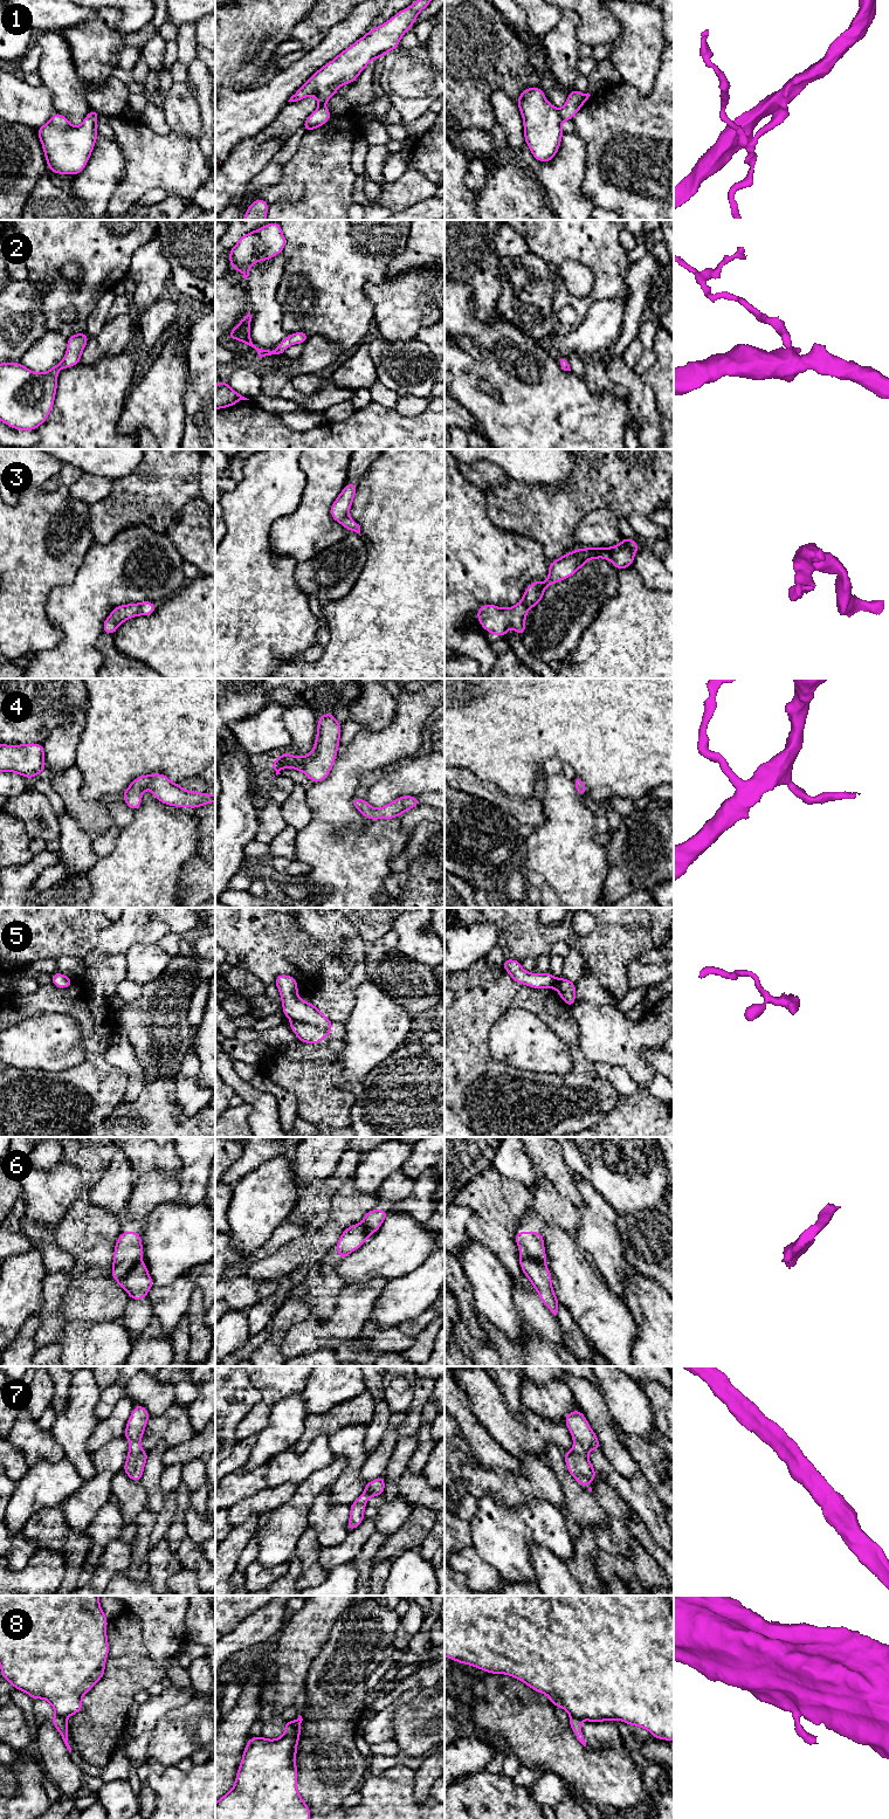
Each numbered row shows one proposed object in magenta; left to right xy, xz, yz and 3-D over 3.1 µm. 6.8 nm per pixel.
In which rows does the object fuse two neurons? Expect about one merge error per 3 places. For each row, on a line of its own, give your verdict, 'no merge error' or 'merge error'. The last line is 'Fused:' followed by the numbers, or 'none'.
1: merge error
2: no merge error
3: no merge error
4: no merge error
5: no merge error
6: merge error
7: no merge error
8: merge error
Fused: 1, 6, 8

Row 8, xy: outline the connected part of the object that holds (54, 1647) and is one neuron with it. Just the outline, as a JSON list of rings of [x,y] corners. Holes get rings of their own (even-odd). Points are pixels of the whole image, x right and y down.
[[[0,1596],[1,1676],[34,1701],[47,1700],[56,1715],[64,1718],[75,1715],[83,1708],[83,1695],[104,1675],[109,1655],[106,1626],[99,1596]]]

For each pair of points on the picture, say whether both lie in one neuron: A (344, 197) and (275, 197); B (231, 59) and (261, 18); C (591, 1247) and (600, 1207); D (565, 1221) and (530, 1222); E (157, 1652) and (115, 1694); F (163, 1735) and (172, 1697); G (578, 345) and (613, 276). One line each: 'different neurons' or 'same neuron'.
A: same neuron
B: same neuron
C: same neuron
D: same neuron
E: different neurons
F: different neurons
G: different neurons

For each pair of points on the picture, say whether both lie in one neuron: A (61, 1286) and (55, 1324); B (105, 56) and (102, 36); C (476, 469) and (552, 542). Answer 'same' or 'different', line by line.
A: same
B: same
C: different

